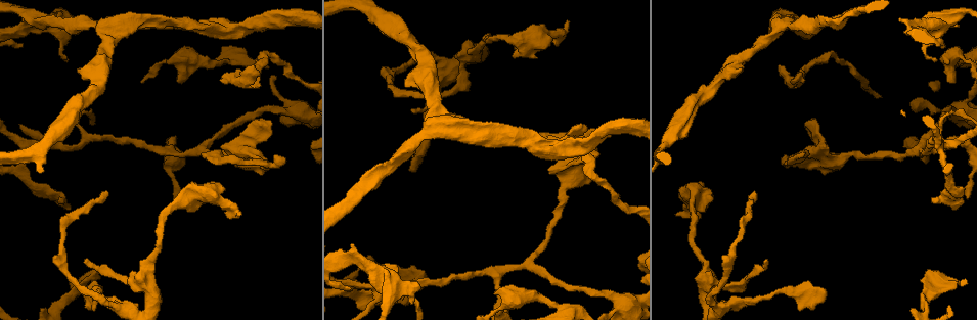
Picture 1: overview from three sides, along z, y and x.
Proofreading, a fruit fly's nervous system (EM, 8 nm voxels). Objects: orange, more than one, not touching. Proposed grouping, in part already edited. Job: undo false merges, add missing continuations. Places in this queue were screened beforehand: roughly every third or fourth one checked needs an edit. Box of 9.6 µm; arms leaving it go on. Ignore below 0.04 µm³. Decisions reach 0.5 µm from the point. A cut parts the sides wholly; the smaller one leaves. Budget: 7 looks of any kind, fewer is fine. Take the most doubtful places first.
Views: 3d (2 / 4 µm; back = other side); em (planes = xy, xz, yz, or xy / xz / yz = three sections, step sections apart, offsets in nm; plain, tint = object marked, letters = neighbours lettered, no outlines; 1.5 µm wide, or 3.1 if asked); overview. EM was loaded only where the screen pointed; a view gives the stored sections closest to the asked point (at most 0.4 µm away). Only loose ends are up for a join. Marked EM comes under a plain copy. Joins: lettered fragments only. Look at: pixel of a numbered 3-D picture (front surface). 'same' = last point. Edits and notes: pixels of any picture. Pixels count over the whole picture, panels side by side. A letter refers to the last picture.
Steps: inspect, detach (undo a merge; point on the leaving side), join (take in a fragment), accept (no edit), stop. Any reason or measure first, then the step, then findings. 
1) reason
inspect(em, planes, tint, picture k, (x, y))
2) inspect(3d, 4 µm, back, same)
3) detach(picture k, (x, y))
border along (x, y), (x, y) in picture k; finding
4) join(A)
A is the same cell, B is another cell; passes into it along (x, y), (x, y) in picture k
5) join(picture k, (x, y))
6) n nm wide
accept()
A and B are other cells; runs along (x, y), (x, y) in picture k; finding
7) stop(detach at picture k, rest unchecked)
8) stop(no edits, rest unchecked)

an open end
inspect(3d, 2 µm, picture 1, (350, 288))

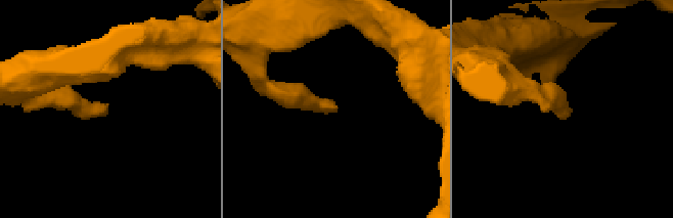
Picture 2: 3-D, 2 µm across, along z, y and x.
inspect(em, planes, letters, picture 2, (104, 103))

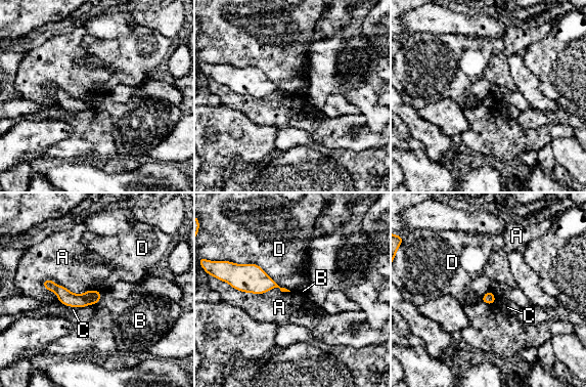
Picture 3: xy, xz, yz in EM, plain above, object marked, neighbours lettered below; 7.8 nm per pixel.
accept()
A, B, C and D are other cells; border along (228, 260), (256, 263), (290, 291) in picture 3; no lettered fragment goes on from it

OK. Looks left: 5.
free end
inspect(3d, 2 µm, back, picture 1, (954, 82))

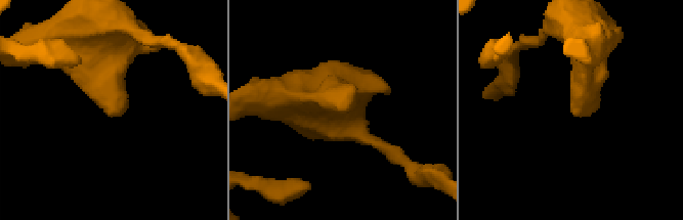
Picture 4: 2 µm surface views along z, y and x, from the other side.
inspect(em, planes, letters, picture 4, (348, 110))

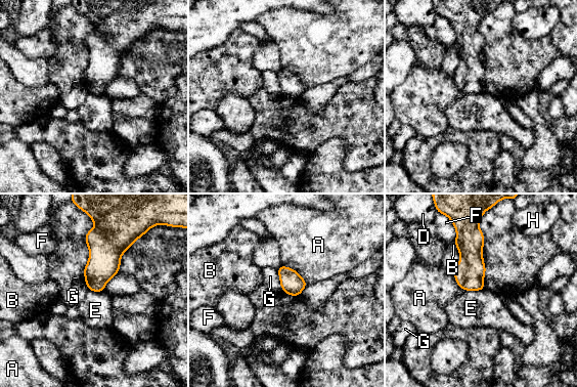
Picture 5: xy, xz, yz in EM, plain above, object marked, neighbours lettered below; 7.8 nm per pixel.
240 nm wide
accept()
A, B, D, E, F, G and H are other cells; border along (276, 269), (283, 291) in picture 5; none of them fits

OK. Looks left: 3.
free end
inspect(em, xy, step 4, tint, picture 1, (410, 303))

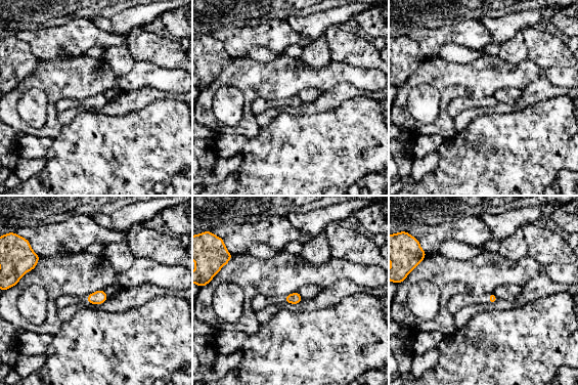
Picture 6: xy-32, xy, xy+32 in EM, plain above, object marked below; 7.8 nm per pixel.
cut it another way
inspect(em, planes, letters, same)

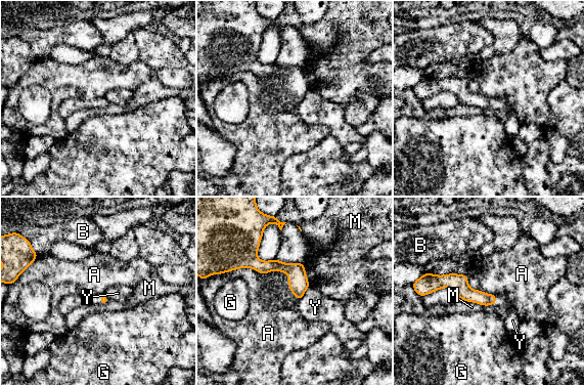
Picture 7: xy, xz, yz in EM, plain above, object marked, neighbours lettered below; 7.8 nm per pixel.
accept()
A, B, G, M and Y are other cells; runs along (242, 263), (288, 267), (306, 285) in picture 7; no lettered fragment goes on from it

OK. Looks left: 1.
stop(no edits, rest unchecked)

